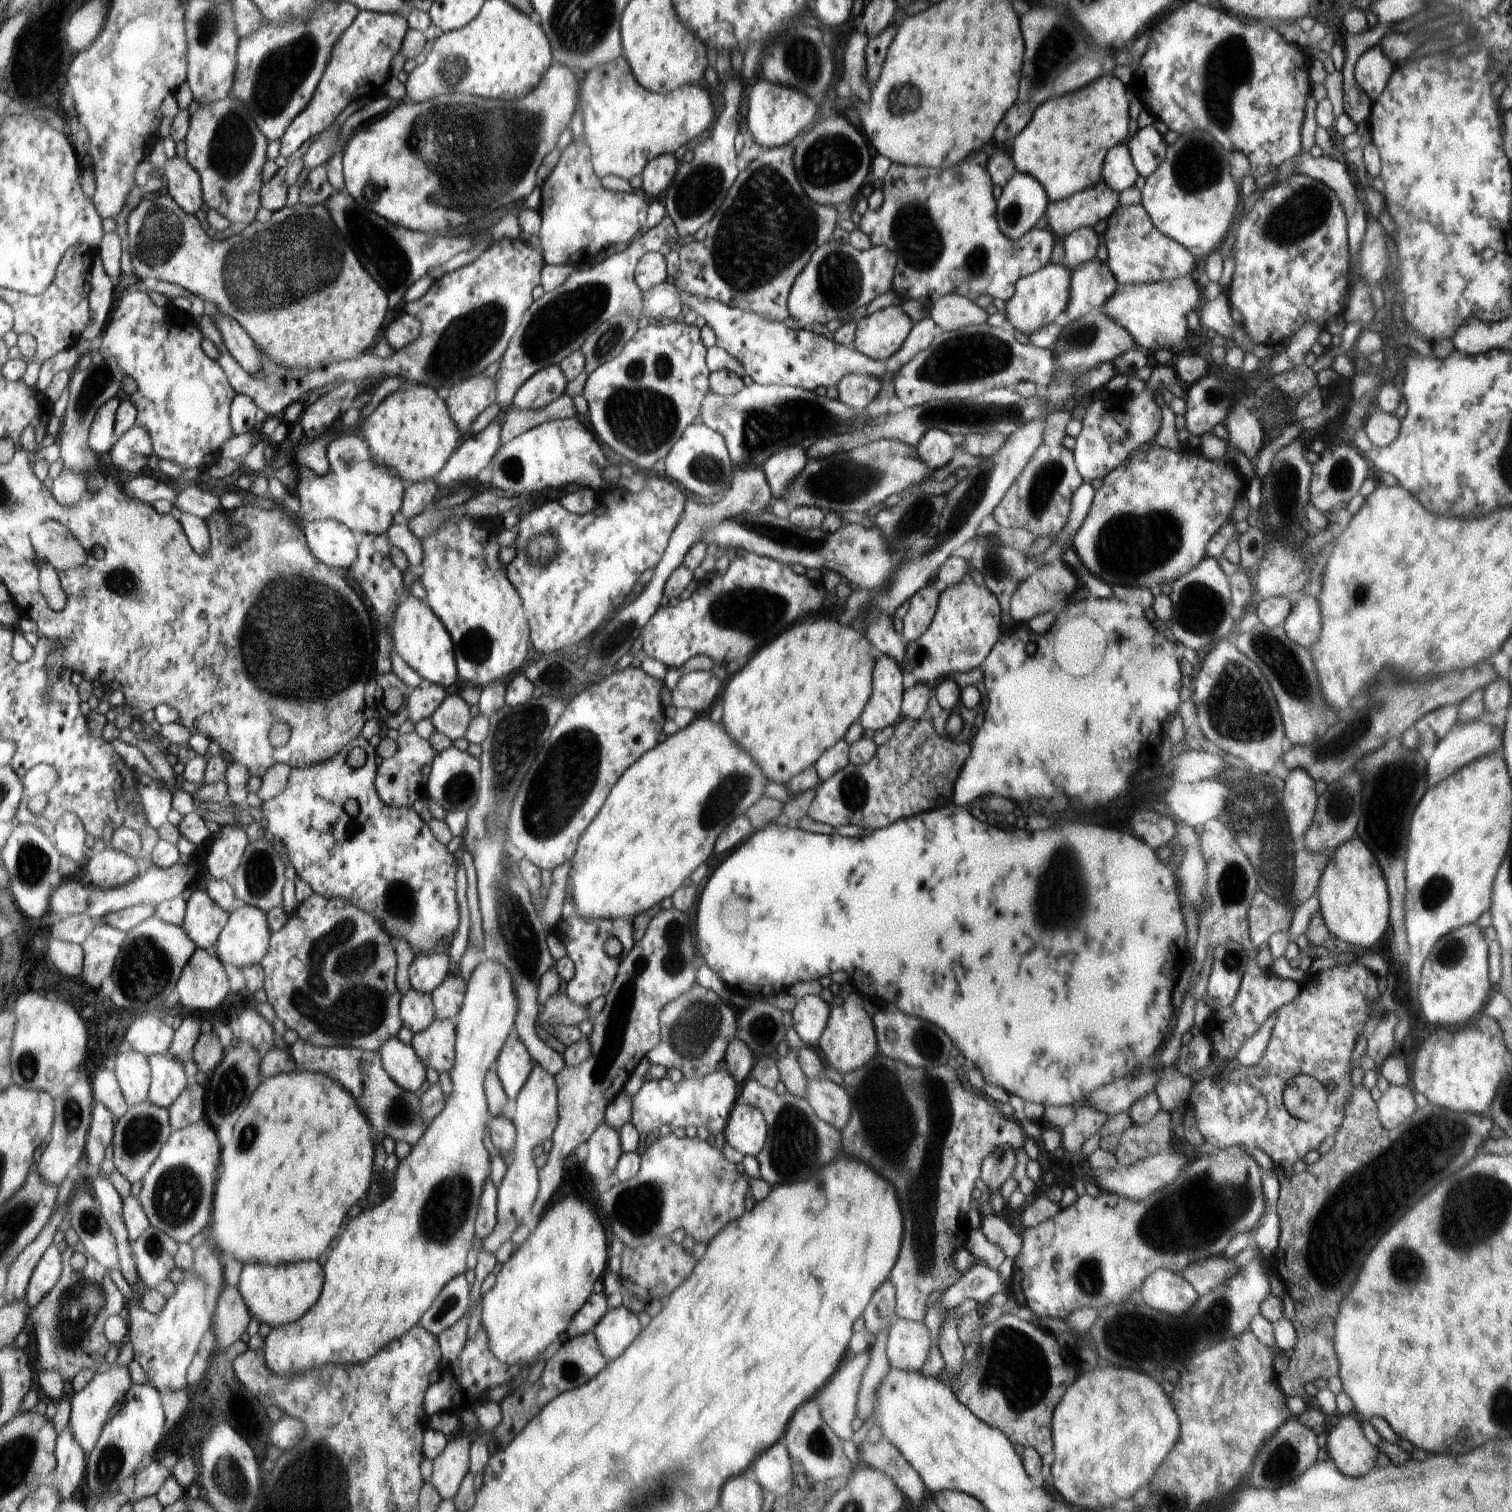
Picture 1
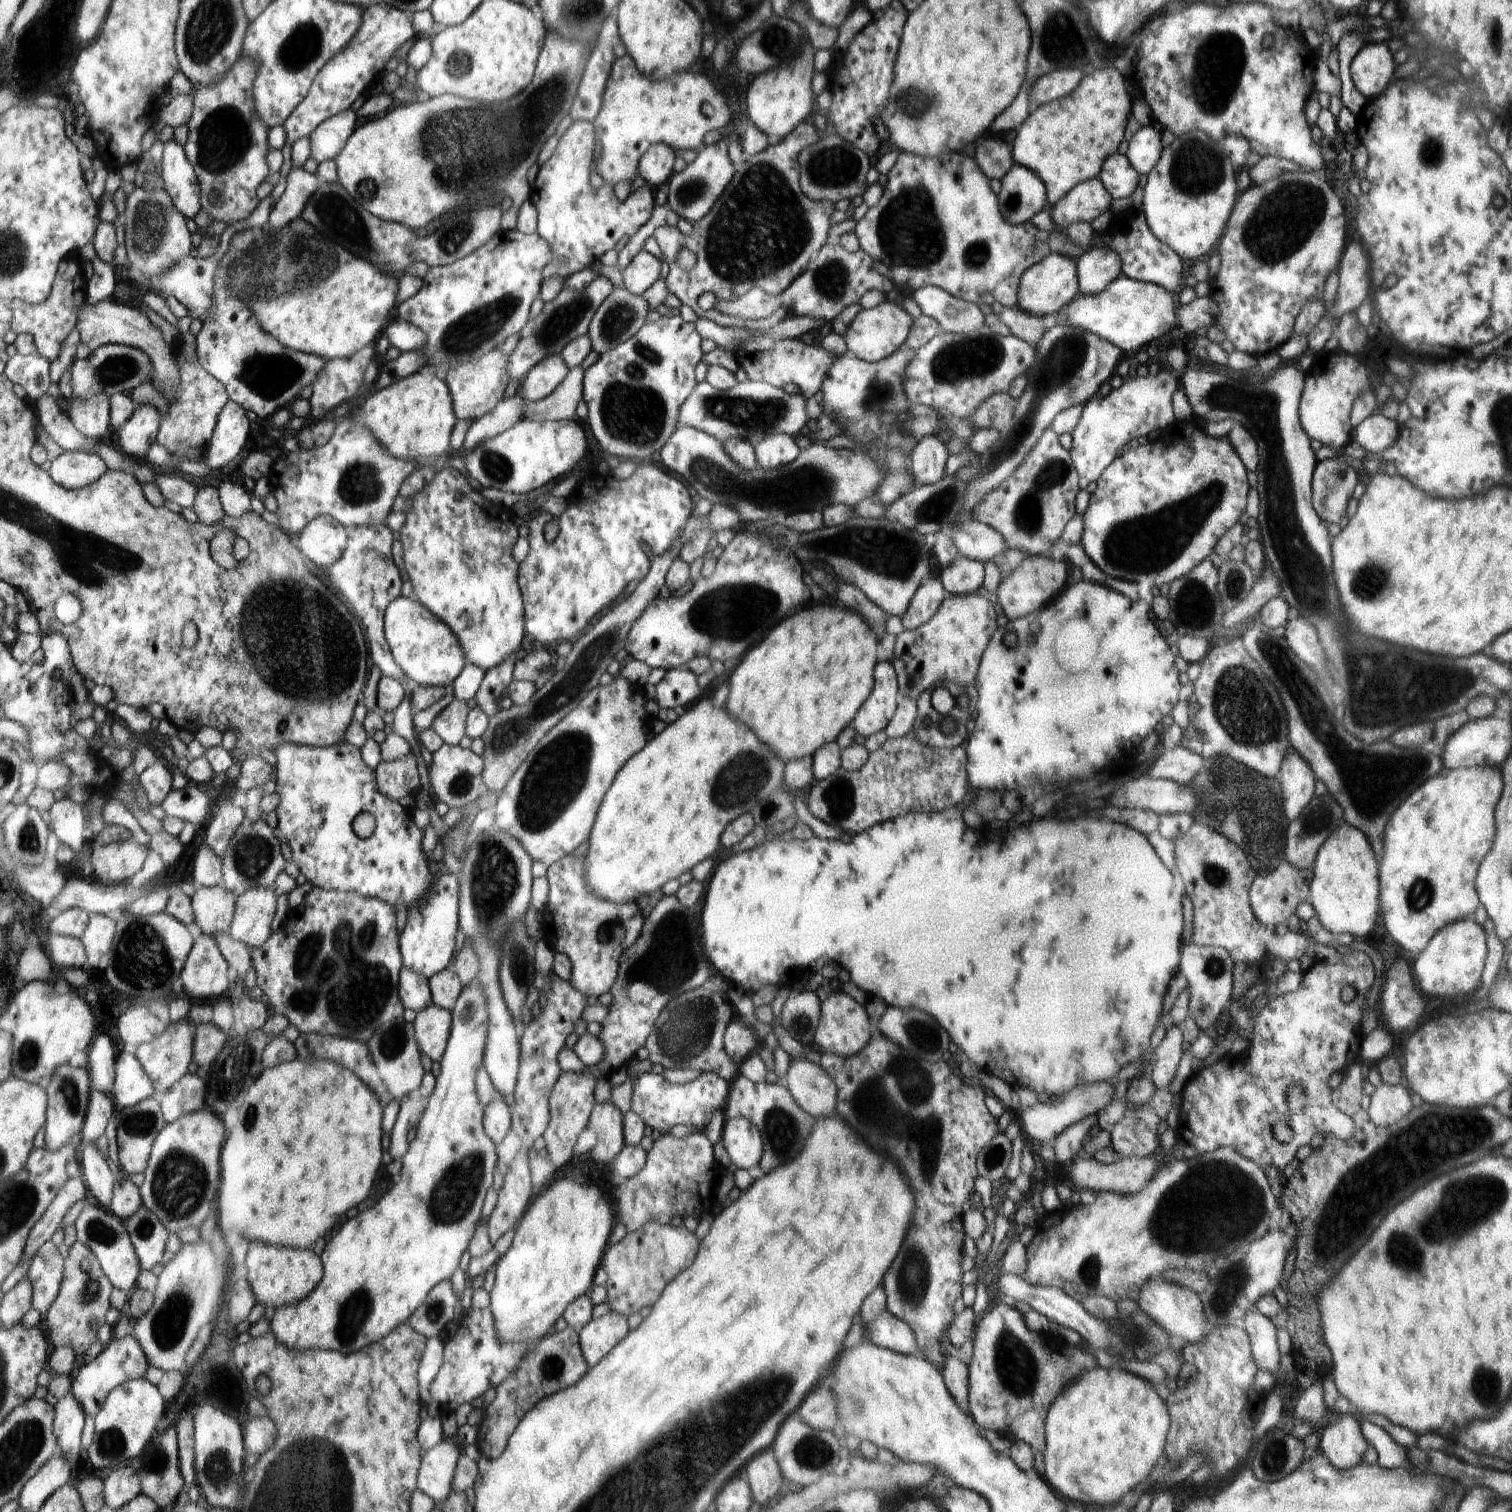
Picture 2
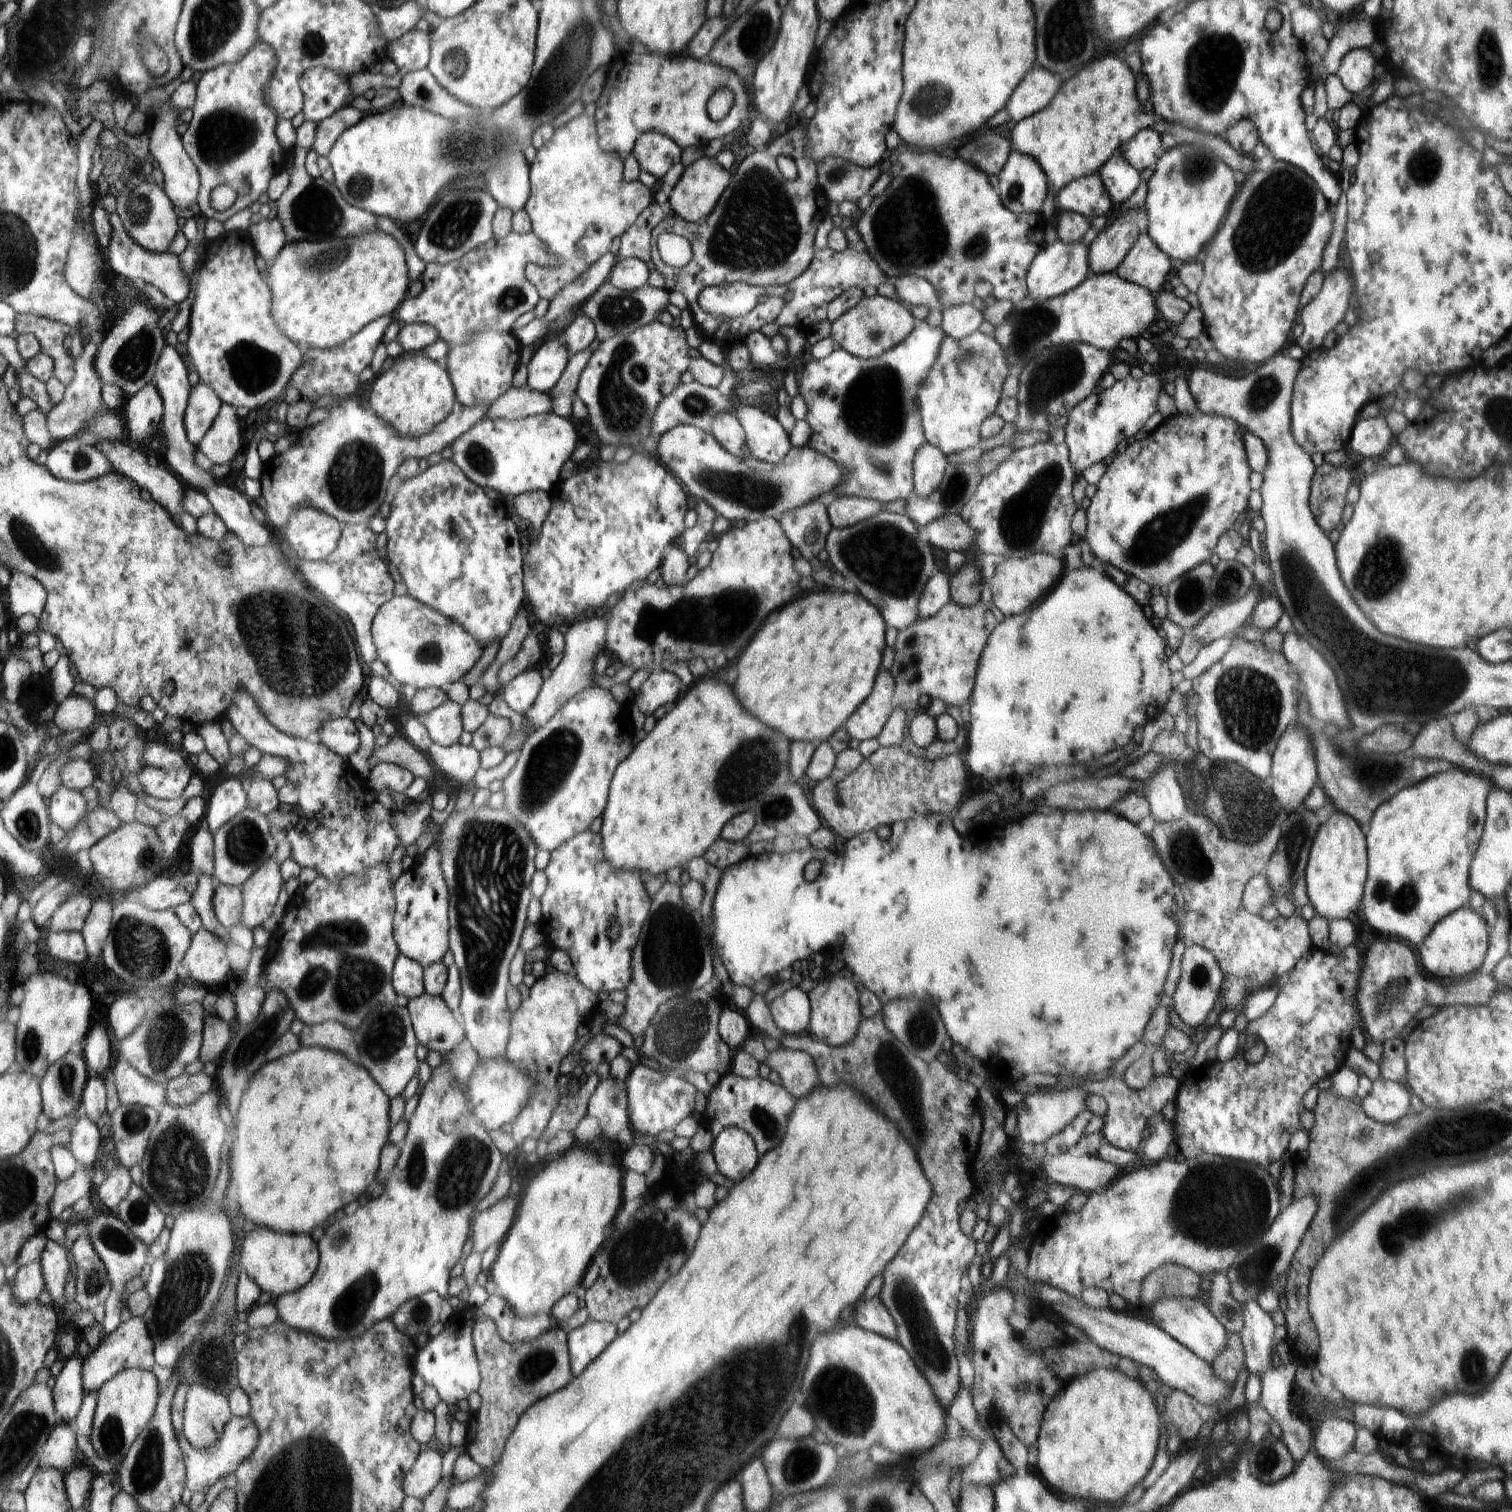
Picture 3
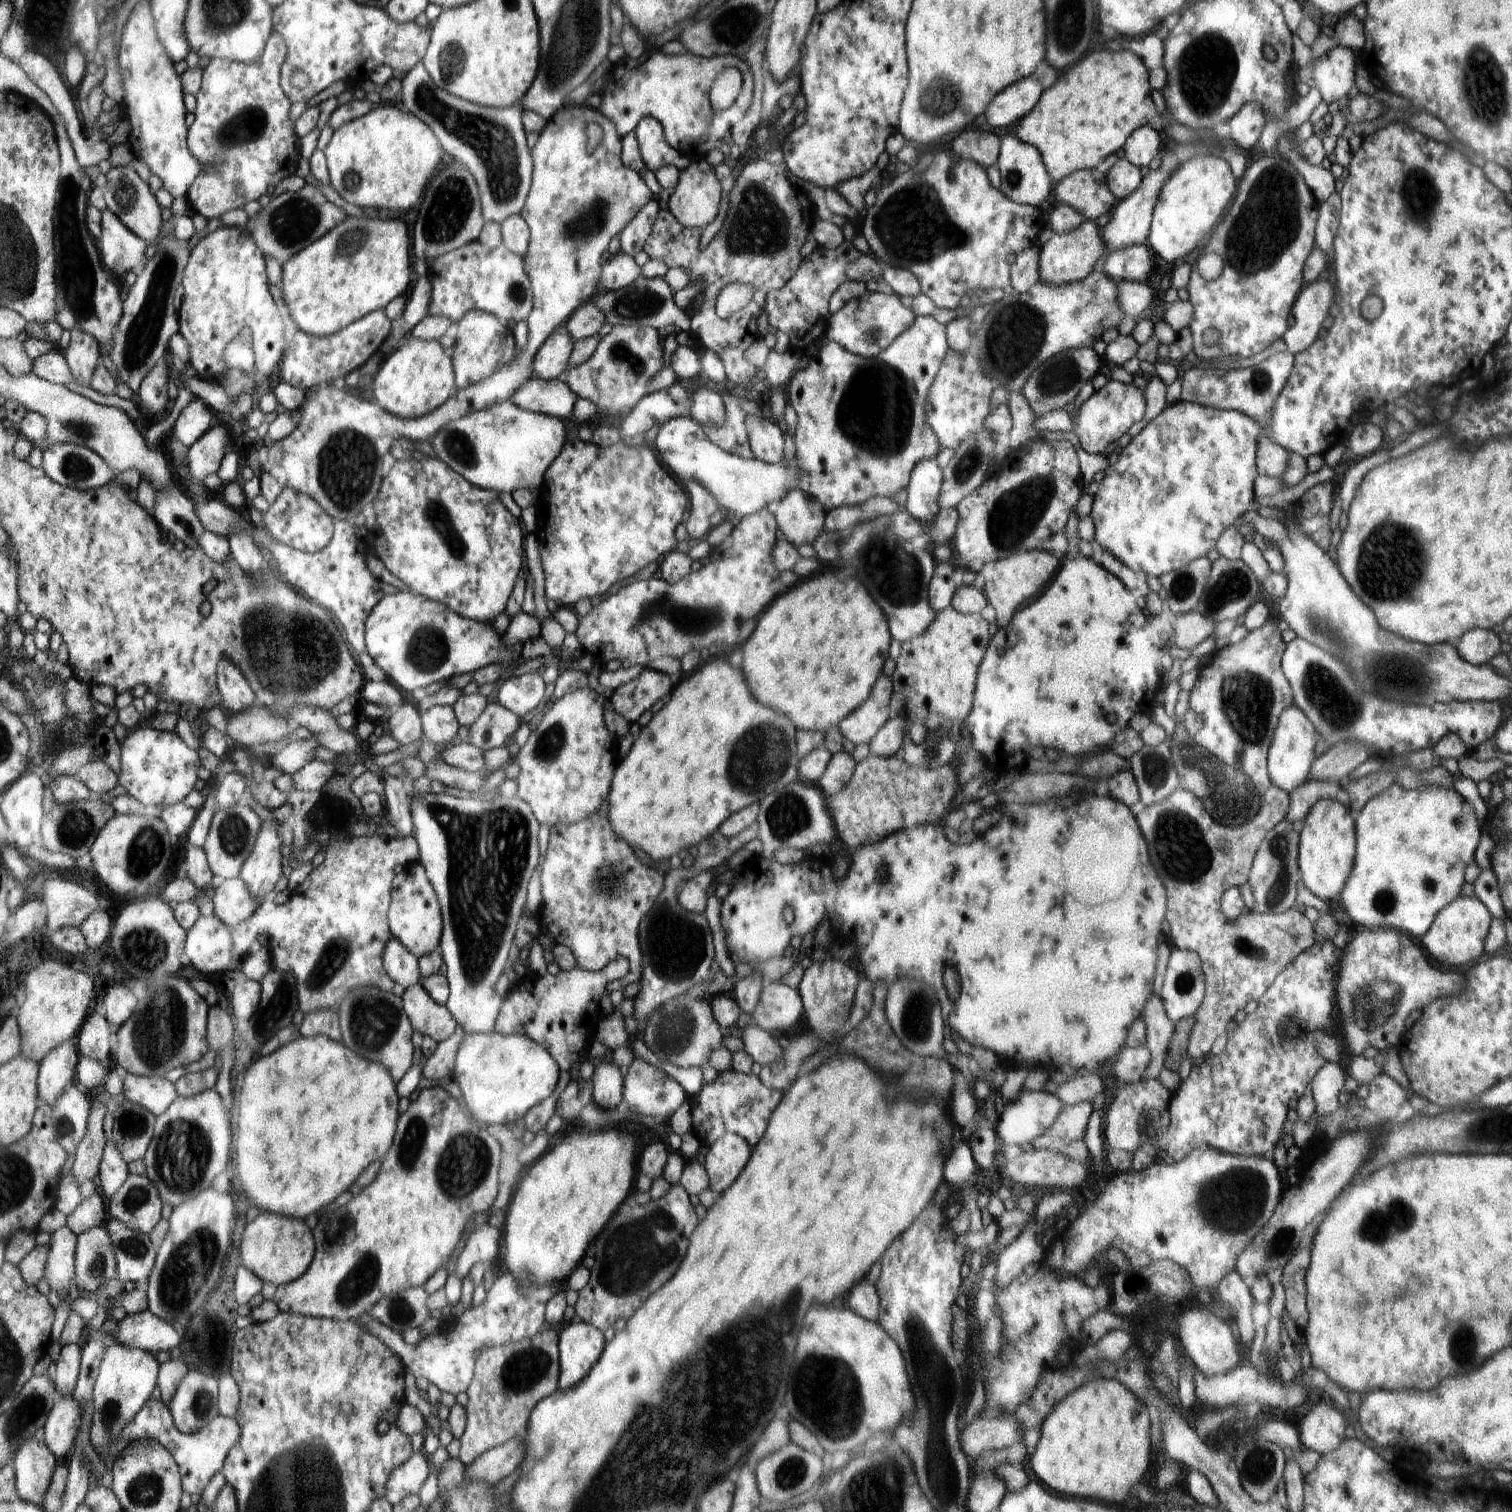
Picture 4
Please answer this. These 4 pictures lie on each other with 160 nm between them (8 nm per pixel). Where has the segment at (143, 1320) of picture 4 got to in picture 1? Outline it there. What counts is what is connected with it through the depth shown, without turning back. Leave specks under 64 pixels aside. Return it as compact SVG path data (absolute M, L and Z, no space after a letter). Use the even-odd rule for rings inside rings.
M108 1364L104 1366L94 1380L82 1392L75 1393L73 1401L73 1413L71 1416L71 1427L74 1430L76 1440L83 1446L83 1449L90 1456L99 1446L100 1439L107 1424L114 1418L118 1406L125 1402L128 1391L134 1386L132 1374L128 1366L115 1367L109 1370Z

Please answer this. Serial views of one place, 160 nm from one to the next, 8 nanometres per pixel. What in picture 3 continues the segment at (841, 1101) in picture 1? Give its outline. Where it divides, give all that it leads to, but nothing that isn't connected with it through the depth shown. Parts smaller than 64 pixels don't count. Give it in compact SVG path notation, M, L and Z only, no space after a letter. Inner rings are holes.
M777 1048L766 1054L764 1064L779 1074L783 1088L795 1099L804 1099L816 1086L822 1085L814 1059L806 1052Z

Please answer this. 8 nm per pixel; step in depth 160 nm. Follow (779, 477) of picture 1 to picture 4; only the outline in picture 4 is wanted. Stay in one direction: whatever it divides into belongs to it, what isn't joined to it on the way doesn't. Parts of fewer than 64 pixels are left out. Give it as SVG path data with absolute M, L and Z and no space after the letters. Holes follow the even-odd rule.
M747 416L747 433L754 456L770 464L784 458L784 427L764 416Z

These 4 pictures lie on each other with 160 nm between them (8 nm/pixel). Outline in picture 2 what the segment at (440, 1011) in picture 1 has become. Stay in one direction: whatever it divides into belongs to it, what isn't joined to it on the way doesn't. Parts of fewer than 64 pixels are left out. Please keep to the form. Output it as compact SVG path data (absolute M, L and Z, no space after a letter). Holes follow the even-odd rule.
M444 969L438 975L431 976L428 982L433 1004L452 1010L464 987L459 976L453 971Z

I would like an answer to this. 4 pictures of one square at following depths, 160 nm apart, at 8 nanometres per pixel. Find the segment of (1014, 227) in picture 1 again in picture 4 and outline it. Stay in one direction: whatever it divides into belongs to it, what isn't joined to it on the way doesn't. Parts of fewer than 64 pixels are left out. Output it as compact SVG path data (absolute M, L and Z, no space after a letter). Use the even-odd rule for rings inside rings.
M1004 136L1000 140L999 157L997 165L1001 174L1000 190L1016 203L1023 205L1032 205L1040 207L1044 200L1048 200L1049 194L1052 192L1052 179L1045 164L1042 164L1043 155L1035 146L1026 144L1019 137Z

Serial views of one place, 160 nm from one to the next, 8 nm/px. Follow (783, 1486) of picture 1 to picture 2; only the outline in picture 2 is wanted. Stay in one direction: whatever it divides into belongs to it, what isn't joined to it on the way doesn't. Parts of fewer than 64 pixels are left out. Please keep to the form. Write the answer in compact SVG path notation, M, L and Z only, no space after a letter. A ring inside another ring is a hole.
M772 1449L761 1452L747 1464L744 1474L748 1476L756 1502L766 1506L771 1498L779 1494L785 1483L783 1474Z

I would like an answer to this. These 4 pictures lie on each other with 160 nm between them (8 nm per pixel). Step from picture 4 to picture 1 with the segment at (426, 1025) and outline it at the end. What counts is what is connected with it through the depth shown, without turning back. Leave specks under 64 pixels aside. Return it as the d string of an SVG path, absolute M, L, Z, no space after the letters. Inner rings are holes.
M434 1019L430 1026L421 1033L415 1034L412 1037L411 1047L416 1051L416 1054L421 1058L426 1068L432 1067L436 1072L451 1072L455 1063L455 1025L450 1020Z

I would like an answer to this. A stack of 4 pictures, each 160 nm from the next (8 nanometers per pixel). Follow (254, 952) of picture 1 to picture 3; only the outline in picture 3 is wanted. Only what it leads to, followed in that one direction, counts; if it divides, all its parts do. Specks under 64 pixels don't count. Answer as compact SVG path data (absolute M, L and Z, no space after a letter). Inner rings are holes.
M270 856L262 866L244 882L243 890L243 920L250 930L262 926L264 920L270 918L276 898L282 890L280 868L275 856Z

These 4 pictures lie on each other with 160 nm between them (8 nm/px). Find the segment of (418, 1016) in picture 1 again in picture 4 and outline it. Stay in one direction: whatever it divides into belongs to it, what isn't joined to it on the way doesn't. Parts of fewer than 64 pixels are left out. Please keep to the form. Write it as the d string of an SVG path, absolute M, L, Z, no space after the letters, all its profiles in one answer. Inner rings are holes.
M398 939L389 941L383 960L388 976L405 989L421 980L418 959Z

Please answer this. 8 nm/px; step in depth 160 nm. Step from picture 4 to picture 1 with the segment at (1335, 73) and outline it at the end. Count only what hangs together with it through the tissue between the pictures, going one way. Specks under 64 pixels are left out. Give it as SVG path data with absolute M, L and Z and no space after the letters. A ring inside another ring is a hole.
M1375 46L1358 57L1355 64L1355 79L1375 103L1396 67L1380 46Z

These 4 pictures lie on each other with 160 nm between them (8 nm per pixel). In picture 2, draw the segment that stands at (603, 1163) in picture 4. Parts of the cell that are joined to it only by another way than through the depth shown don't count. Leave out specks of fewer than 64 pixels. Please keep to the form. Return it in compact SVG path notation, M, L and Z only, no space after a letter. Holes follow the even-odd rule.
M570 1178L554 1182L550 1188L542 1190L532 1206L527 1208L524 1216L515 1228L515 1236L506 1254L498 1260L494 1271L496 1280L489 1293L496 1332L502 1343L524 1343L528 1346L538 1345L536 1340L550 1334L550 1328L556 1324L558 1318L586 1290L592 1286L594 1272L603 1260L604 1248L608 1246L608 1236L612 1228L612 1210L610 1204L600 1194L596 1184L586 1184L580 1180L578 1184Z

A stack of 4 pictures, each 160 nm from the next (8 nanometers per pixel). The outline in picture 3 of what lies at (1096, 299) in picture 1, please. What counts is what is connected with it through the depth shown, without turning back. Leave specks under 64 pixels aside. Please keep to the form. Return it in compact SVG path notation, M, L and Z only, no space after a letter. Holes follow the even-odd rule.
M1145 206L1141 209L1129 210L1120 214L1118 218L1106 229L1095 236L1089 237L1090 274L1103 275L1114 273L1122 264L1124 257L1140 233L1146 233L1147 214Z

